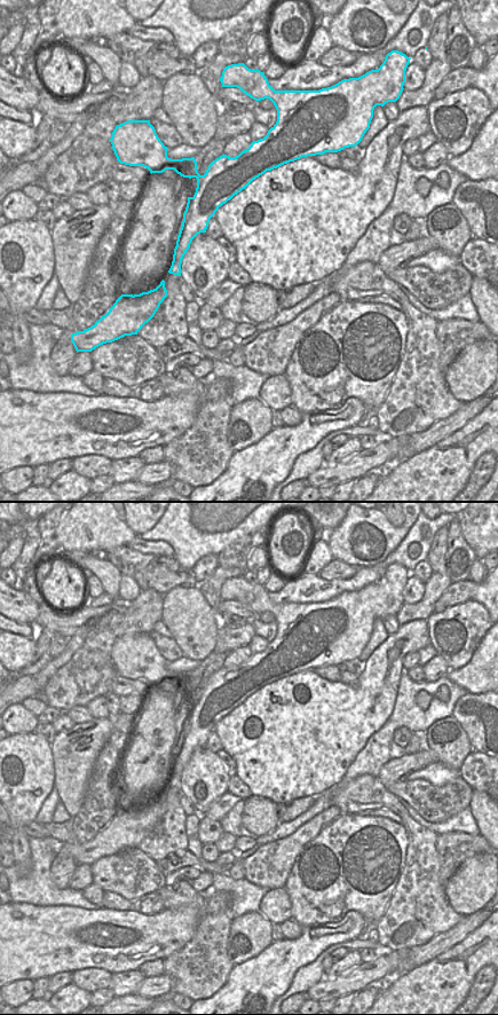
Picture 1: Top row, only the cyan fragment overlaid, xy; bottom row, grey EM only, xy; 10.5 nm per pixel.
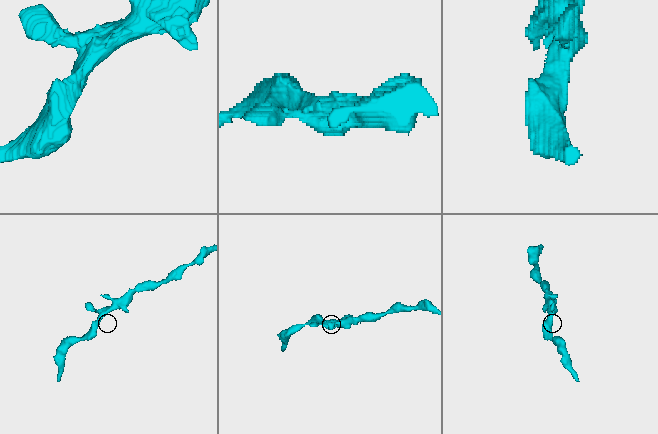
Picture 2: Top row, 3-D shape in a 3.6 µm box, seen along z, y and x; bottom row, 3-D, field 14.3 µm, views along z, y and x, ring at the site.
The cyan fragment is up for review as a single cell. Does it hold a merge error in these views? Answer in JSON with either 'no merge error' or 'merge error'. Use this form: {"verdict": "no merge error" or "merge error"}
{"verdict": "no merge error"}

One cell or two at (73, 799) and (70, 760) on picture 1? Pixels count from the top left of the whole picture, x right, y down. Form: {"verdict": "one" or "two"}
{"verdict": "one"}

